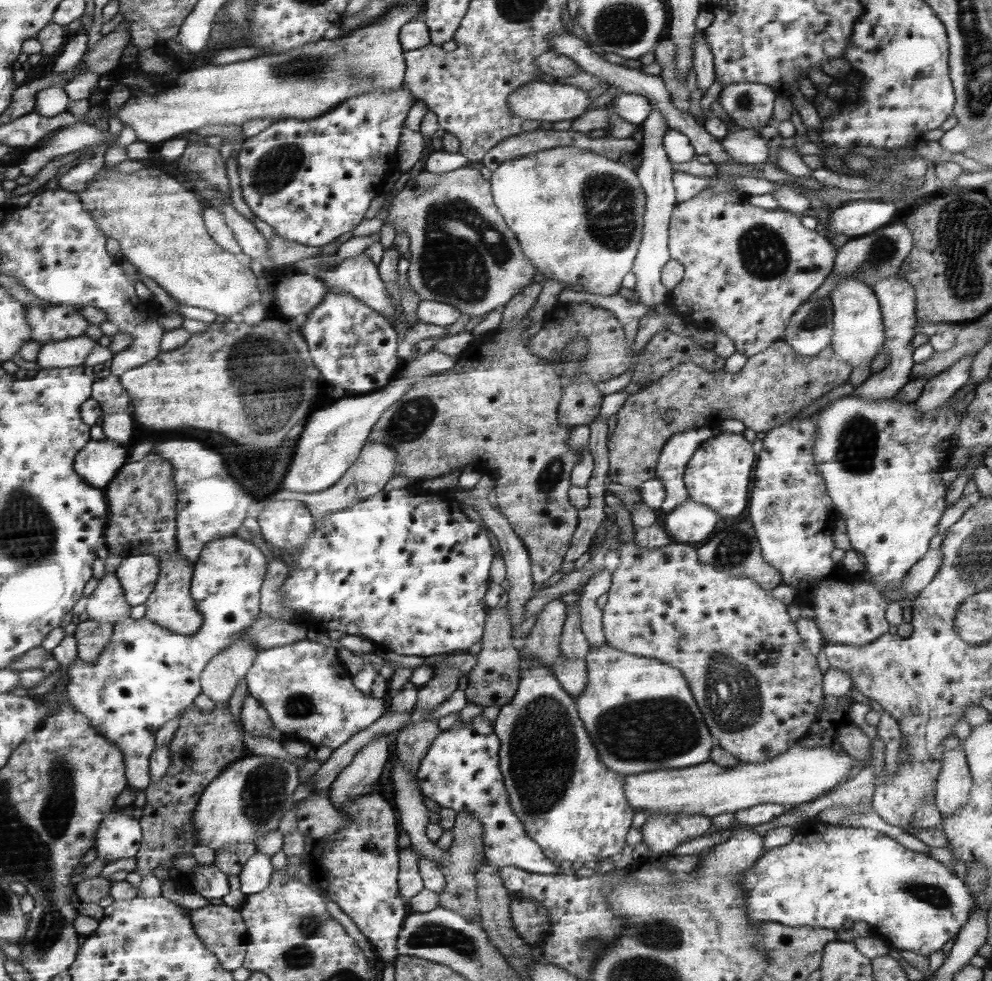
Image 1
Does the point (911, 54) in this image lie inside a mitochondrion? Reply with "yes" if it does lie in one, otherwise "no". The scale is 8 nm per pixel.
no

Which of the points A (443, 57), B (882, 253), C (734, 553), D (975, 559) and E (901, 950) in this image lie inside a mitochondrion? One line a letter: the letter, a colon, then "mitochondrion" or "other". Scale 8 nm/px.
A: other
B: mitochondrion
C: mitochondrion
D: mitochondrion
E: other

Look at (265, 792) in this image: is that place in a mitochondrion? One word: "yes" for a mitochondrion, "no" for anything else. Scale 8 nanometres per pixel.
yes

